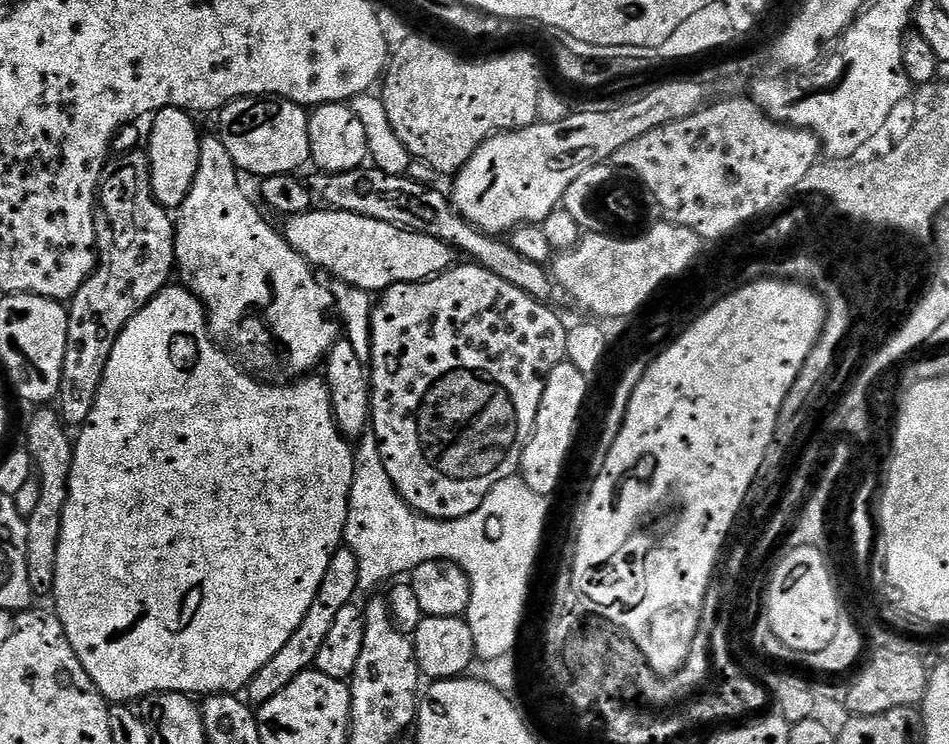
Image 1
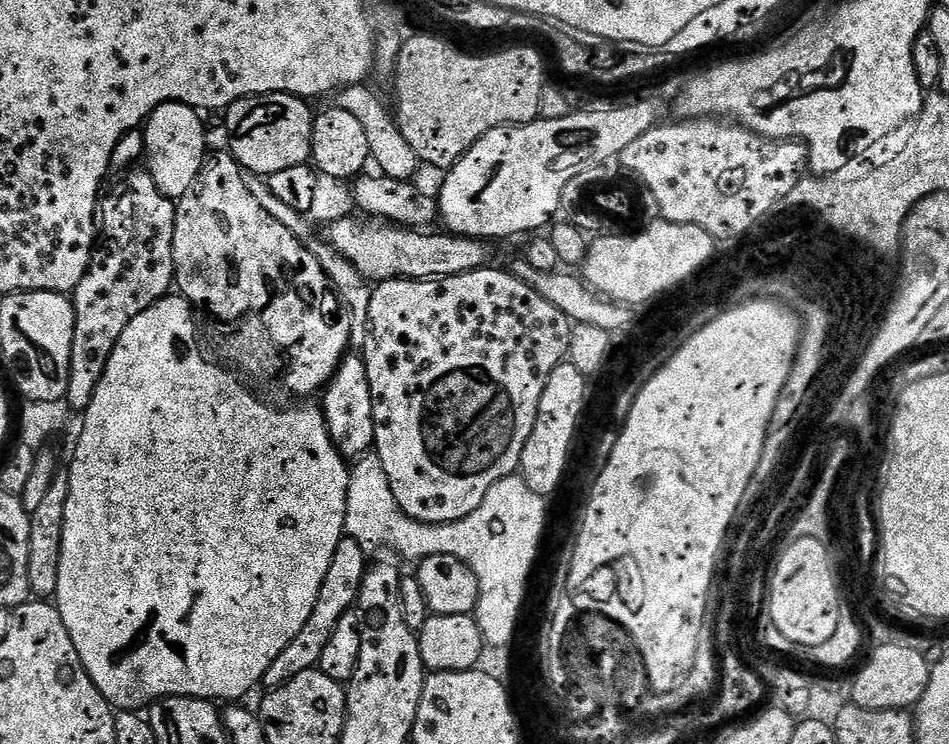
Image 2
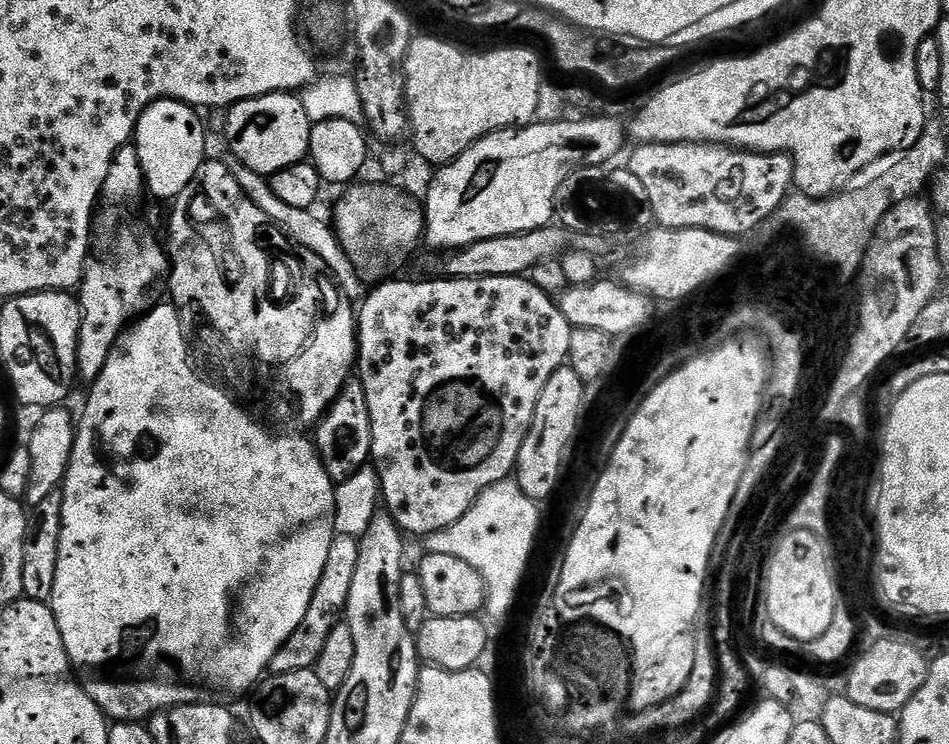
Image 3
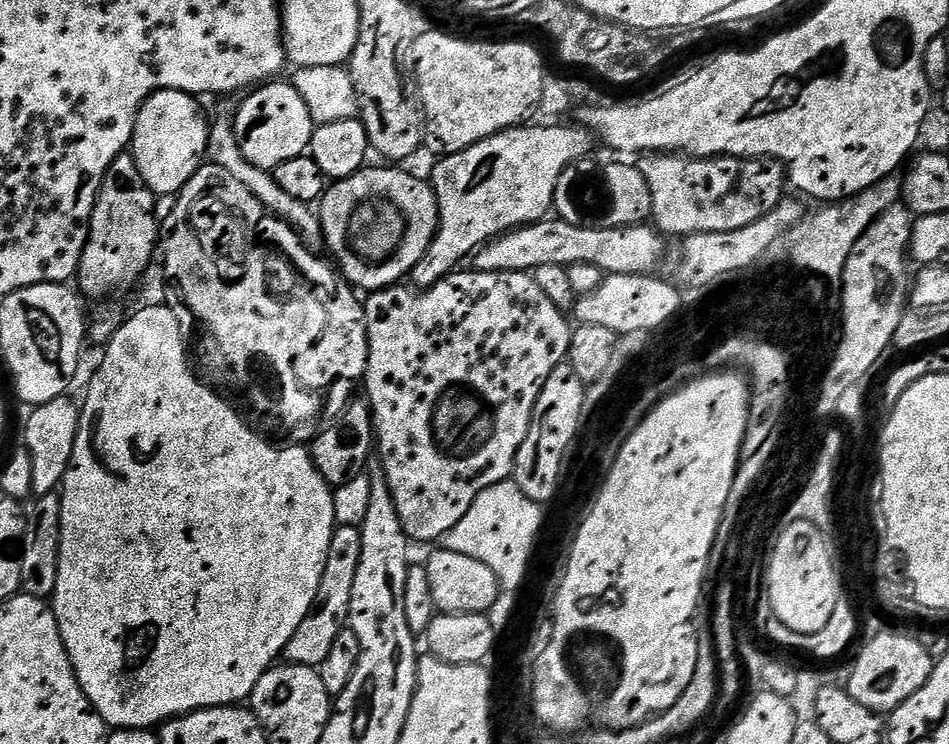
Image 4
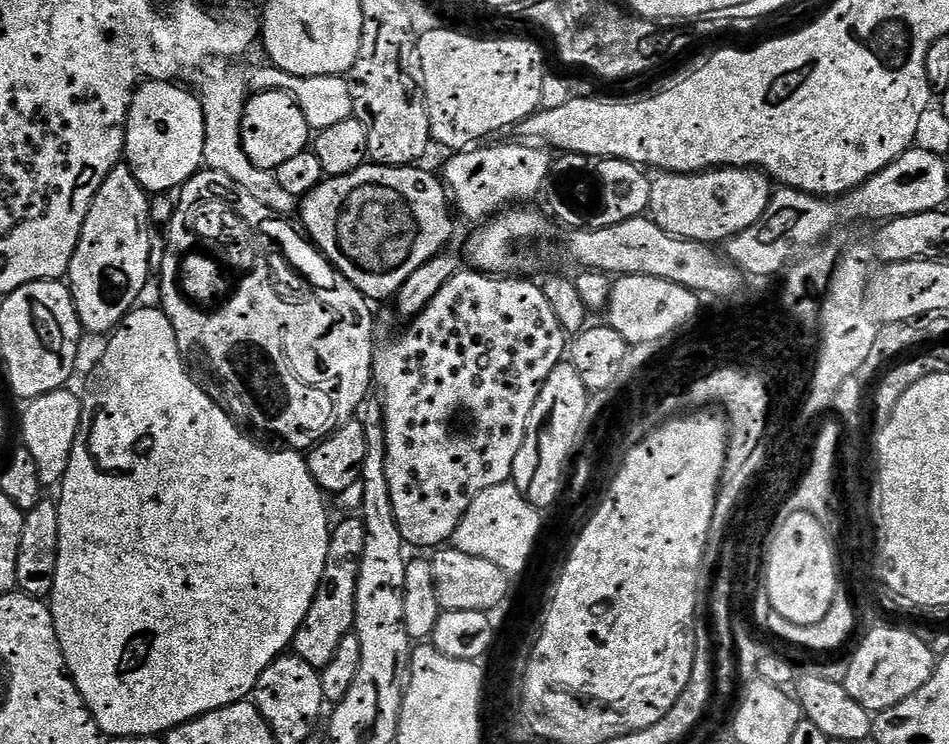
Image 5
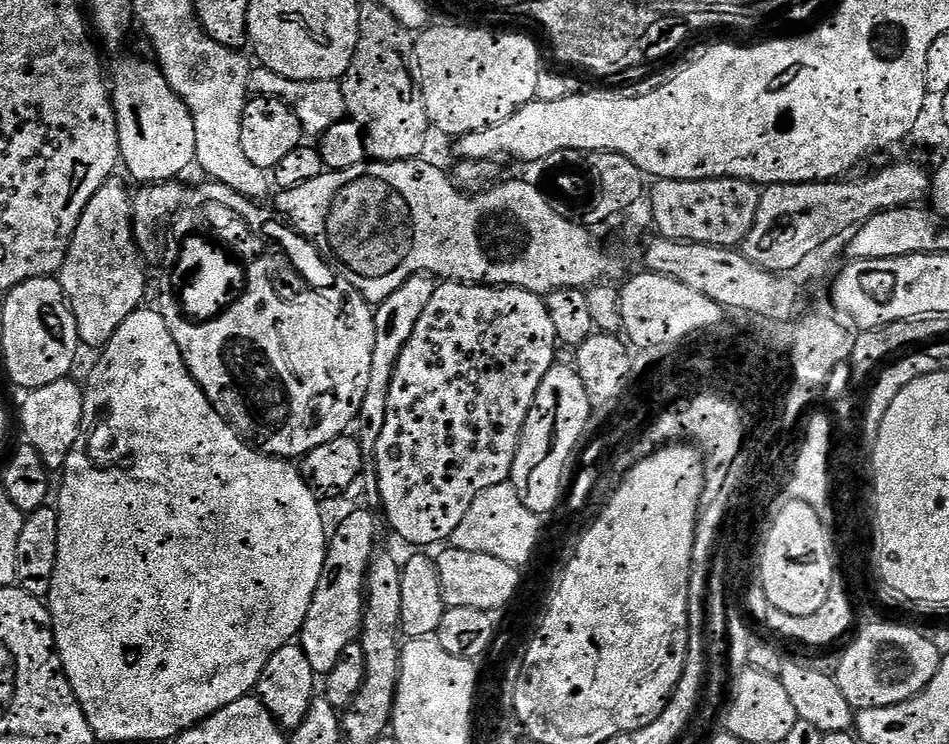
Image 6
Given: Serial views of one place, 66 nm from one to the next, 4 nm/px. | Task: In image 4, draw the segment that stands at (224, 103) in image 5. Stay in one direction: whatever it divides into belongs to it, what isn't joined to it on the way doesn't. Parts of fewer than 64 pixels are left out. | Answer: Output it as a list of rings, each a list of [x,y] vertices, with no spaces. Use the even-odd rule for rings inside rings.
[[[224,120],[218,121],[217,124],[215,121],[211,125],[208,133],[207,159],[213,164],[222,166],[222,170],[226,170],[226,174],[234,174],[234,178],[238,178],[238,182],[242,182],[242,186],[246,186],[246,190],[250,190],[250,194],[254,194],[254,198],[258,198],[258,202],[262,202],[265,209],[273,217],[283,220],[286,224],[291,224],[293,229],[309,245],[316,246],[316,243],[321,243],[320,217],[314,211],[313,205],[298,202],[298,198],[294,198],[291,194],[286,194],[286,190],[282,190],[282,186],[278,186],[278,182],[274,182],[269,169],[259,168],[250,163],[246,158],[246,154],[242,154],[242,150],[238,146],[236,129],[229,121],[228,124]]]

